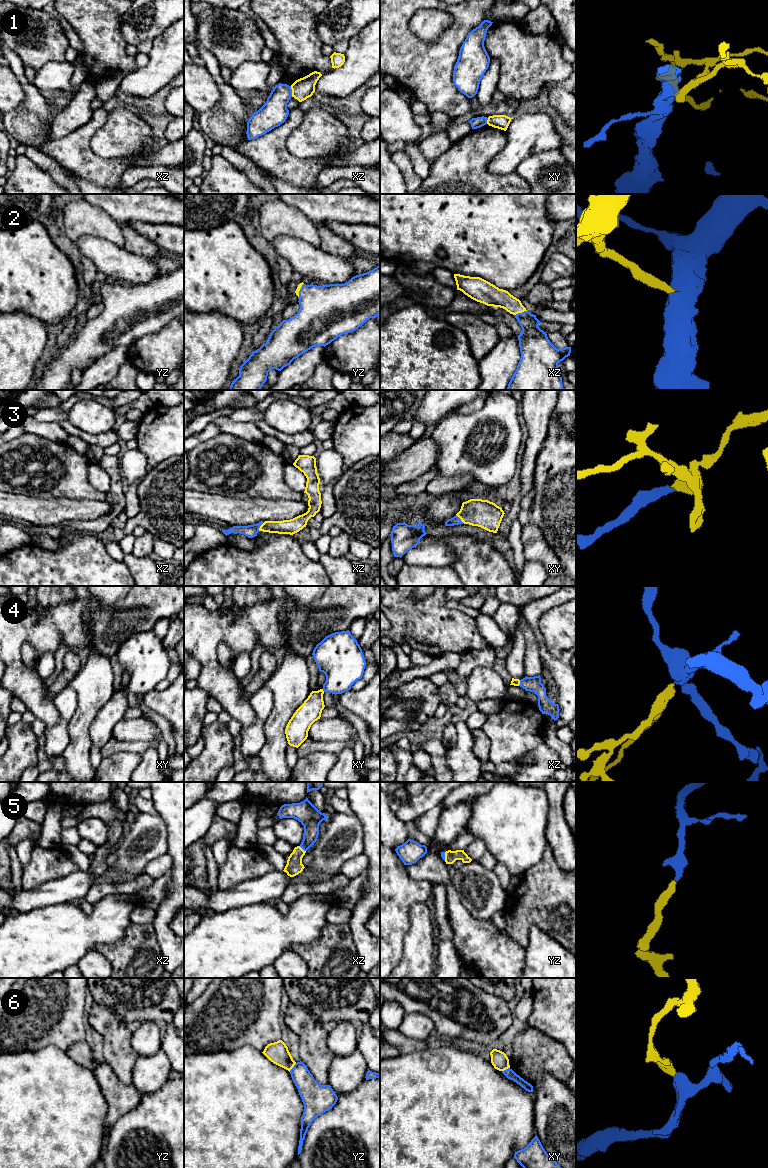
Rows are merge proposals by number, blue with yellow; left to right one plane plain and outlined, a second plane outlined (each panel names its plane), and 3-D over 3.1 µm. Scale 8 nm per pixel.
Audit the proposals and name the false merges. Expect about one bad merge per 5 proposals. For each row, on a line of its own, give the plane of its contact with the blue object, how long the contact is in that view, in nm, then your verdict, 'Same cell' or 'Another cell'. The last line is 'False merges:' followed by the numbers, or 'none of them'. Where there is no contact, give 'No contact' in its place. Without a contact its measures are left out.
1: Touches blue in xz. Shared border 90 nm. Another cell
2: Touches blue in xz. Shared border 100 nm. Same cell
3: Touches blue in xz. Shared border 90 nm. Same cell
4: Touches blue in xy. Shared border 30 nm. Same cell
5: Touches blue in xz. Shared border 70 nm. Same cell
6: Touches blue in yz. Shared border 90 nm. Another cell
False merges: 1, 6

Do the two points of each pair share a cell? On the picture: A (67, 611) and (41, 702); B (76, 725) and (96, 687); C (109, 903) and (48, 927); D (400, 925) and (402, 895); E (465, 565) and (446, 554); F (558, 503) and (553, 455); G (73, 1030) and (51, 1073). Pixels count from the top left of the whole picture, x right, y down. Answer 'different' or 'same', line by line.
A: same
B: same
C: same
D: same
E: different
F: same
G: different

